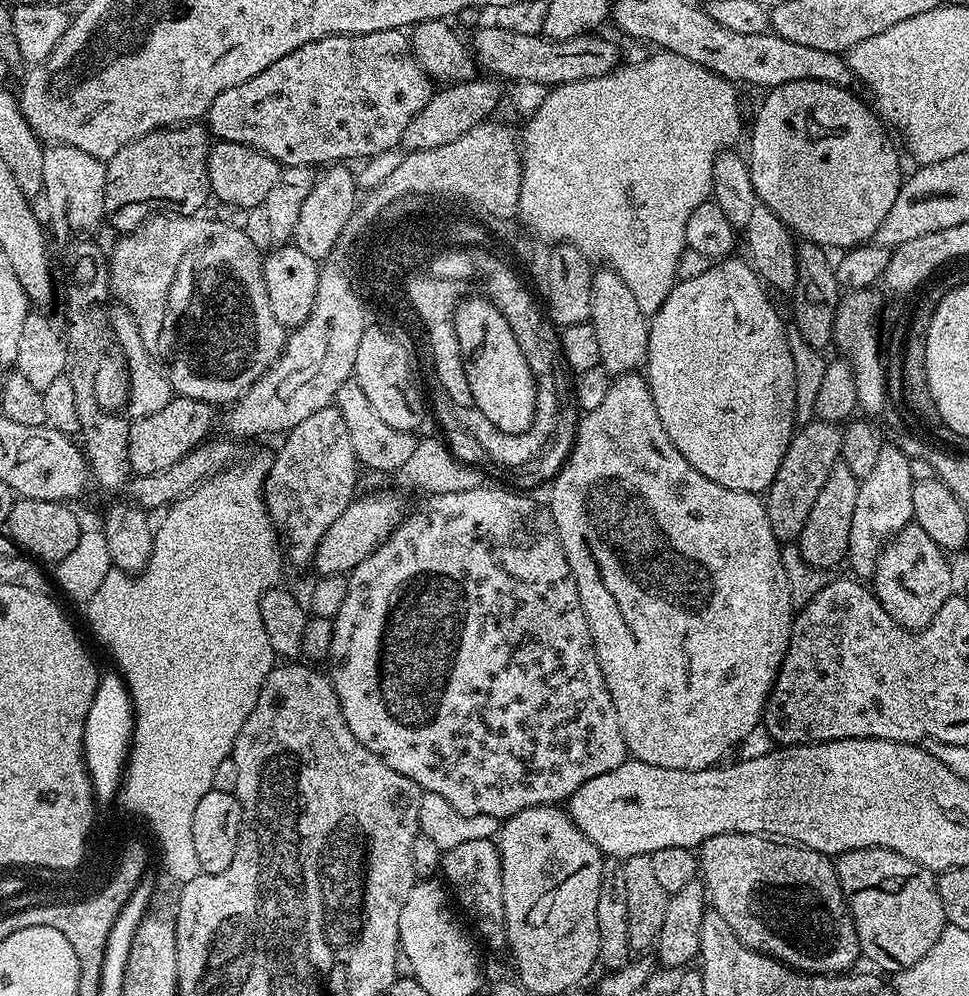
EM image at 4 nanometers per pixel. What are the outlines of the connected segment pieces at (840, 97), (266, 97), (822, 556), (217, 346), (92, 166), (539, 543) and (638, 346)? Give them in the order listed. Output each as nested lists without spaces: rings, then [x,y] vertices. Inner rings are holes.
[[[799,80],[771,89],[756,112],[756,121],[752,124],[752,153],[746,156],[757,201],[774,210],[797,237],[828,250],[847,250],[869,243],[882,218],[890,214],[890,206],[894,206],[902,183],[900,156],[888,137],[889,129],[869,105],[868,109],[848,91],[852,90],[821,80]]]
[[[395,28],[353,36],[327,36],[321,40],[298,46],[298,50],[286,54],[286,58],[278,58],[278,62],[266,66],[266,70],[262,70],[262,74],[254,74],[254,78],[242,82],[242,86],[230,86],[230,90],[222,90],[222,94],[218,94],[218,98],[214,98],[214,102],[207,110],[206,127],[217,141],[225,140],[245,144],[254,150],[265,152],[267,156],[274,158],[282,166],[306,166],[307,168],[331,166],[337,162],[353,162],[352,160],[364,160],[367,156],[380,156],[383,152],[390,151],[395,144],[399,145],[404,139],[406,126],[410,126],[410,122],[418,114],[418,110],[422,110],[422,106],[426,106],[426,102],[432,100],[433,91],[434,80],[424,72],[423,66],[416,60],[412,51],[411,39],[401,29]]]
[[[841,462],[832,467],[830,478],[826,478],[818,498],[814,498],[814,506],[810,506],[810,518],[806,518],[806,526],[802,526],[798,541],[801,556],[809,566],[832,570],[835,564],[845,563],[850,538],[850,518],[854,518],[854,502],[858,502],[859,489],[860,481],[850,471],[850,466]]]
[[[152,214],[145,219],[140,227],[134,231],[121,235],[120,241],[113,246],[111,255],[116,256],[144,256],[140,260],[140,268],[128,268],[123,272],[122,269],[113,267],[110,272],[110,292],[113,297],[116,296],[121,305],[127,308],[130,315],[136,320],[136,325],[140,331],[140,337],[144,343],[144,348],[148,355],[156,361],[157,365],[162,369],[165,376],[168,377],[172,384],[172,391],[175,395],[185,396],[186,398],[194,398],[201,400],[213,406],[231,405],[240,399],[246,390],[250,390],[250,386],[254,386],[254,382],[260,376],[263,376],[284,353],[284,341],[286,339],[286,329],[282,326],[282,322],[278,322],[278,318],[274,318],[274,310],[270,307],[270,294],[266,294],[266,278],[264,277],[264,256],[262,252],[256,249],[256,244],[243,232],[240,228],[235,228],[232,224],[223,224],[220,220],[207,220],[204,214],[195,216],[177,216],[175,214]],[[220,252],[220,260],[212,260]],[[164,256],[188,256],[185,260],[180,260],[176,264],[176,268],[172,268],[172,264]]]
[[[53,143],[51,146],[45,147],[44,157],[42,158],[42,182],[44,183],[42,189],[43,199],[48,199],[48,204],[53,208],[54,211],[60,215],[60,220],[68,228],[96,228],[102,221],[105,219],[104,214],[104,191],[106,190],[106,164],[105,161],[101,160],[98,157],[92,157],[90,154],[84,150],[75,148],[72,145],[66,145],[61,143]]]
[[[481,486],[454,494],[429,495],[425,499],[428,501],[417,512],[411,511],[390,538],[377,546],[374,554],[358,562],[355,570],[347,573],[346,602],[342,602],[342,610],[338,610],[332,620],[334,638],[330,657],[330,664],[336,667],[330,672],[330,679],[336,687],[346,726],[350,726],[350,734],[354,734],[370,754],[378,754],[390,770],[406,774],[406,778],[414,781],[424,792],[446,798],[458,814],[486,814],[501,822],[527,808],[543,804],[556,806],[567,801],[582,782],[590,782],[590,778],[598,773],[622,766],[630,756],[618,726],[614,702],[602,678],[578,586],[556,533],[552,509],[545,505],[543,508],[538,501],[523,496],[520,493],[523,491],[503,487]]]
[[[607,266],[593,271],[590,286],[591,323],[594,334],[598,334],[598,354],[600,364],[613,376],[627,376],[641,371],[648,363],[648,326],[649,317],[645,316],[642,306],[634,298],[630,286]]]

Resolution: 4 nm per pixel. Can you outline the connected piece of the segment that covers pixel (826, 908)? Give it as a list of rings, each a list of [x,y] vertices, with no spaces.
[[[737,832],[734,834],[718,834],[714,838],[707,840],[705,844],[700,845],[698,849],[698,872],[702,877],[707,899],[710,901],[711,911],[722,914],[722,918],[726,918],[726,926],[730,926],[730,930],[734,930],[737,938],[748,948],[753,948],[755,952],[764,952],[768,956],[773,956],[781,964],[787,964],[788,967],[795,968],[797,972],[805,974],[815,974],[817,976],[843,974],[857,967],[856,960],[861,959],[858,934],[854,930],[854,922],[848,914],[844,895],[836,877],[836,865],[823,852],[815,852],[791,842],[781,842],[779,839],[769,838],[763,834],[759,836],[738,834]]]

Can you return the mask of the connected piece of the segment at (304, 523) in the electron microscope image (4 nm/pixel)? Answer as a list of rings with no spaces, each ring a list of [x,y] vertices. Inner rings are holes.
[[[335,406],[310,414],[310,418],[290,429],[283,440],[276,457],[271,457],[268,477],[264,479],[264,504],[273,524],[282,530],[287,559],[308,566],[326,530],[352,505],[362,465],[350,443],[346,421]]]

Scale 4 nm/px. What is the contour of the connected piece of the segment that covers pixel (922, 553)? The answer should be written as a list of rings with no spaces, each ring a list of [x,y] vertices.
[[[914,522],[906,525],[880,550],[876,563],[874,591],[880,604],[903,628],[919,630],[927,626],[942,610],[942,602],[953,595],[952,568],[948,565],[945,549],[936,545],[934,538]]]

